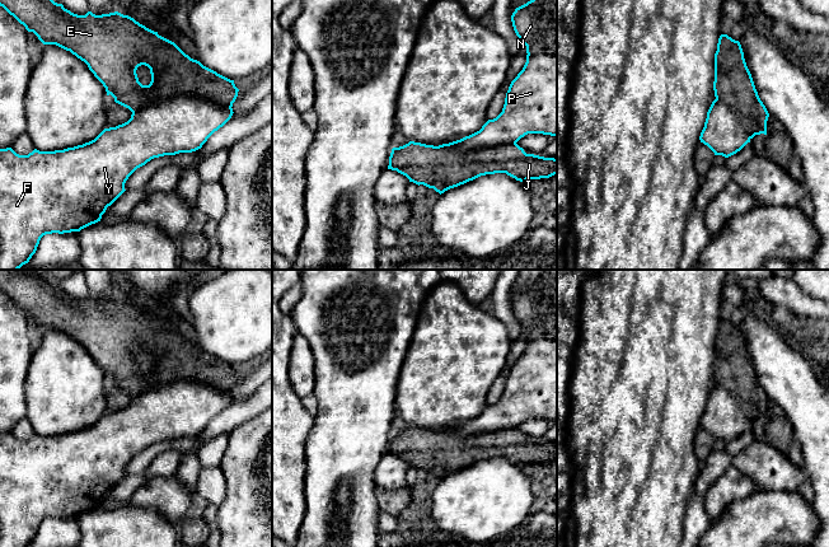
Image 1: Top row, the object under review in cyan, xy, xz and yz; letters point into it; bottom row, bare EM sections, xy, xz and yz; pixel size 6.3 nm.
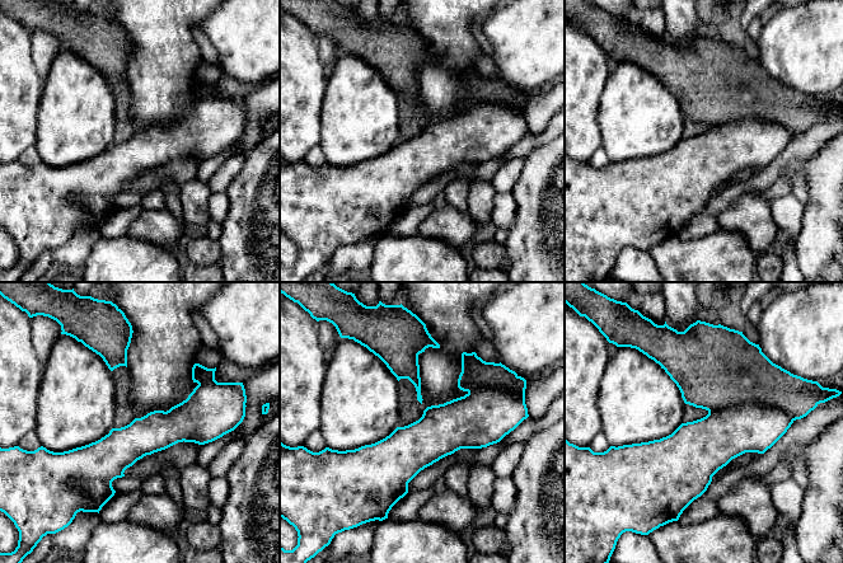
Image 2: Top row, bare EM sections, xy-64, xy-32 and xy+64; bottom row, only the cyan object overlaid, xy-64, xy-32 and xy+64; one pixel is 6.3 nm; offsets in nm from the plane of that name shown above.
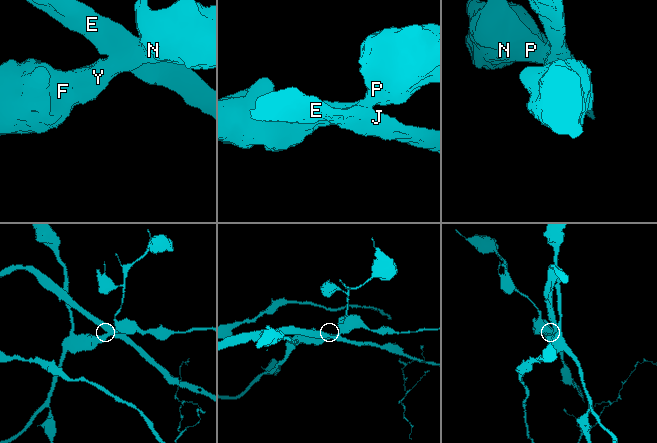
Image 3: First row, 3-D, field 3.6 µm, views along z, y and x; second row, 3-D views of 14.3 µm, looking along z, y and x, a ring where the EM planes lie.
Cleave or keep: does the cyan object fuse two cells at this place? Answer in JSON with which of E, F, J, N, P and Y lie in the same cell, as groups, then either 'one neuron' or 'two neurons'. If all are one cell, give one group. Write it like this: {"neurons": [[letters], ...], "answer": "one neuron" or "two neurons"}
{"neurons": [["E", "J"], ["F", "N", "P", "Y"]], "answer": "two neurons"}

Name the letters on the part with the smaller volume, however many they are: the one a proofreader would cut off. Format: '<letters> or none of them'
E, J

